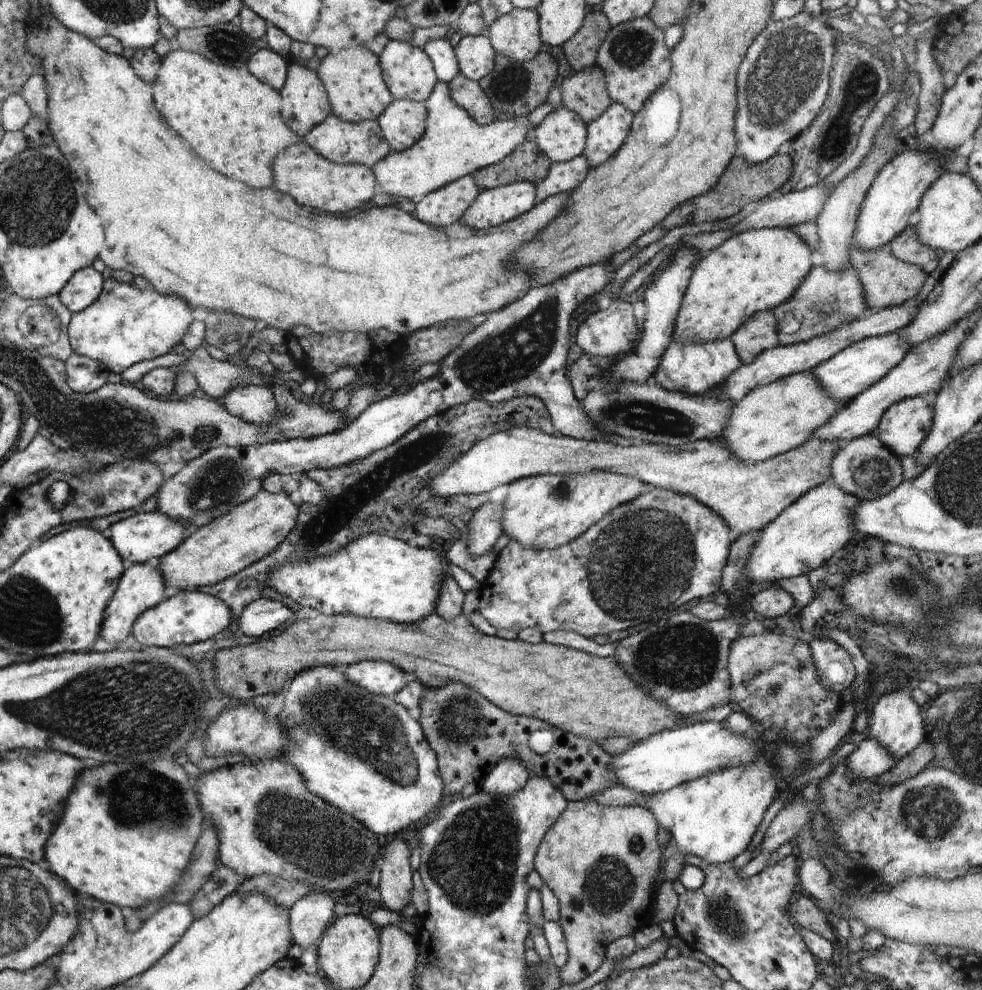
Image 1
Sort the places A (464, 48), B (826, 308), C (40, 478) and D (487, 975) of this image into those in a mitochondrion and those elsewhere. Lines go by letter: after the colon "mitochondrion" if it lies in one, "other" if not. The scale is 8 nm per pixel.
A: other
B: mitochondrion
C: other
D: other

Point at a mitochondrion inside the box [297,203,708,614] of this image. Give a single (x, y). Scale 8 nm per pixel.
(496, 361)

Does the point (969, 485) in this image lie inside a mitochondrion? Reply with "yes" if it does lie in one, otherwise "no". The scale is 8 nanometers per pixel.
yes

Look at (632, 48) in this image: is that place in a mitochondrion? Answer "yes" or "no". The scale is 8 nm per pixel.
yes

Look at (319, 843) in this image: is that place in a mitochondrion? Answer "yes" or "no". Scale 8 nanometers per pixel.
yes

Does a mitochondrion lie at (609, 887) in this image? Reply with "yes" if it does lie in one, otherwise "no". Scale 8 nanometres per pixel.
yes

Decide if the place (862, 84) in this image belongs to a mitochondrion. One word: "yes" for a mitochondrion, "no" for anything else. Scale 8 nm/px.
yes

